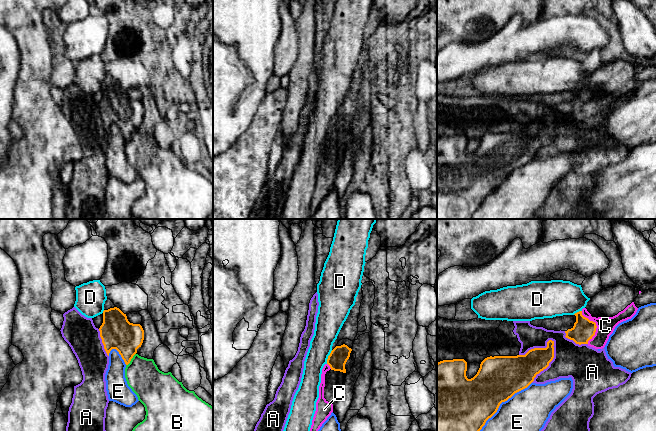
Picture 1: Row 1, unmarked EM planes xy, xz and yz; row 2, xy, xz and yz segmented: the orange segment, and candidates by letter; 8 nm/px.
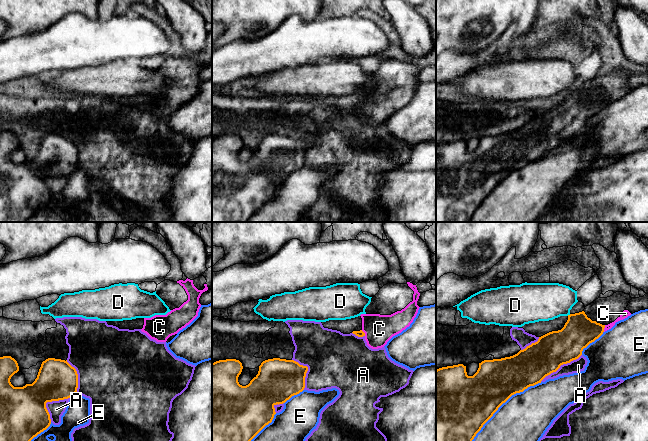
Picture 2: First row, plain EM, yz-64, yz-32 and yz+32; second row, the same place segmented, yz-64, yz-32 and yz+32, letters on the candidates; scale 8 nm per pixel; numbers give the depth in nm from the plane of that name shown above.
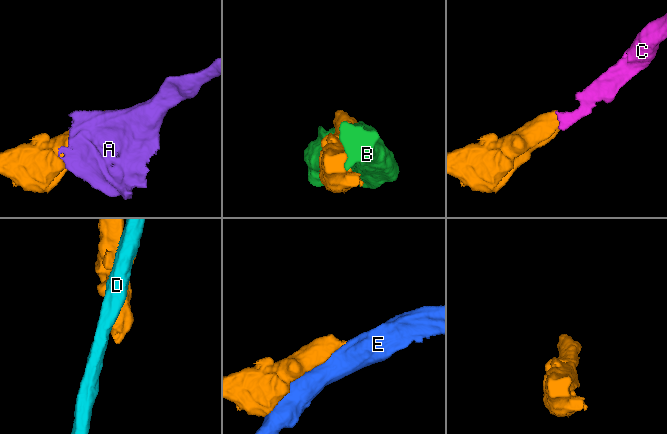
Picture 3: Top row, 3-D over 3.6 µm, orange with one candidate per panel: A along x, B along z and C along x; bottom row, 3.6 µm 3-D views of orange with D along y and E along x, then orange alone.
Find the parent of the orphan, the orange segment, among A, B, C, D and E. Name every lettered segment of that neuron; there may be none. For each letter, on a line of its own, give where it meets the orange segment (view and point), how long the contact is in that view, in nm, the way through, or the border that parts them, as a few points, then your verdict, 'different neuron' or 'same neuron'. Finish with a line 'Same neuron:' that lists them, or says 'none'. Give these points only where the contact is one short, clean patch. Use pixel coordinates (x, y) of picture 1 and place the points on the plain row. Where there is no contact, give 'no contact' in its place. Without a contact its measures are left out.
A: contact yz (550, 137); length 380 nm; different neuron
B: contact xy (131, 134); length 130 nm; different neuron
C: contact yz (595, 101); length 280 nm; way yz (583, 106), (590, 106), (595, 101), (605, 101); same neuron
D: contact xz (328, 133); length 120 nm; border xz (332, 126), (326, 139); different neuron
E: contact yz (498, 183); length 700 nm; different neuron
Same neuron: C

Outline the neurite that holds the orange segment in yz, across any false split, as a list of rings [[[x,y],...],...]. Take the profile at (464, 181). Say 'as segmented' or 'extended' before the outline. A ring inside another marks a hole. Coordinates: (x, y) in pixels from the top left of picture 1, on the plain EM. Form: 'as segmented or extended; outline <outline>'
as segmented; outline [[[549,116],[546,124],[534,124],[525,131],[490,132],[485,134],[477,150],[468,155],[467,138],[464,135],[443,136],[437,139],[437,219],[471,219],[486,197],[498,186],[502,178],[515,169],[527,164],[554,134],[554,117]]]

